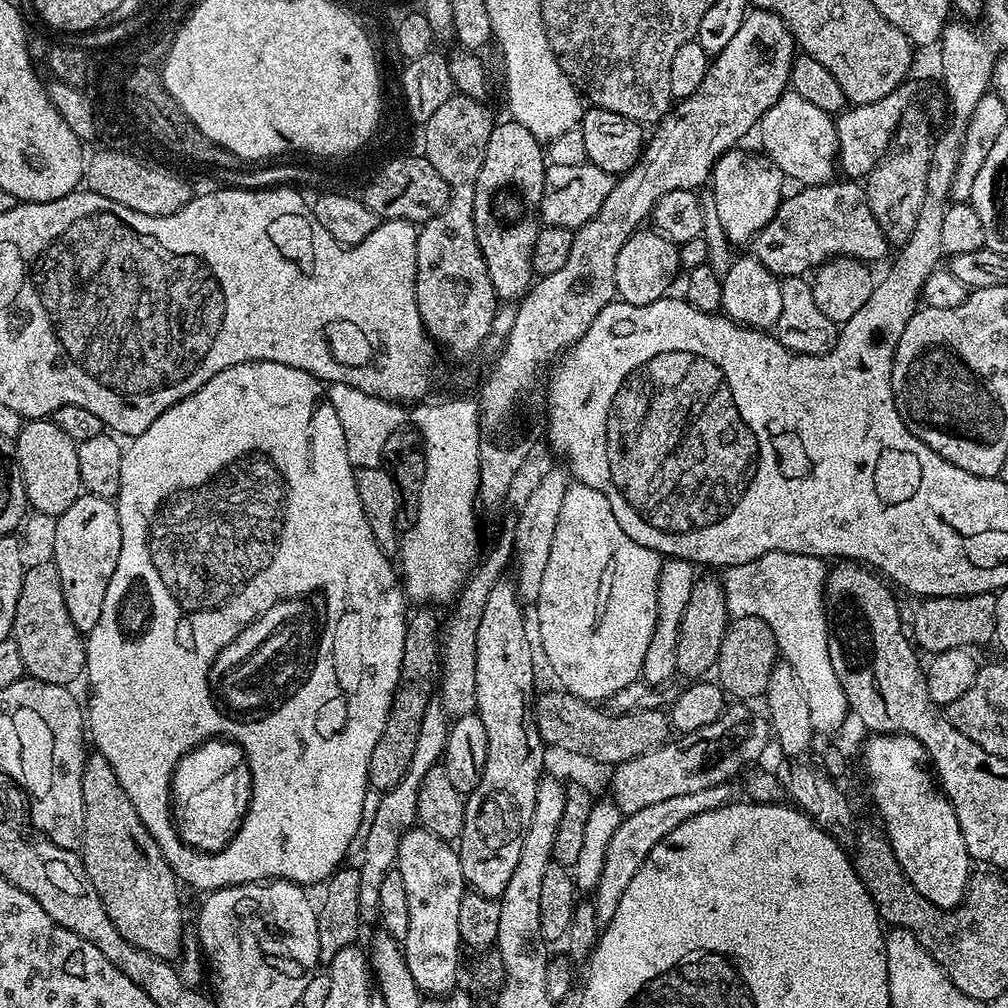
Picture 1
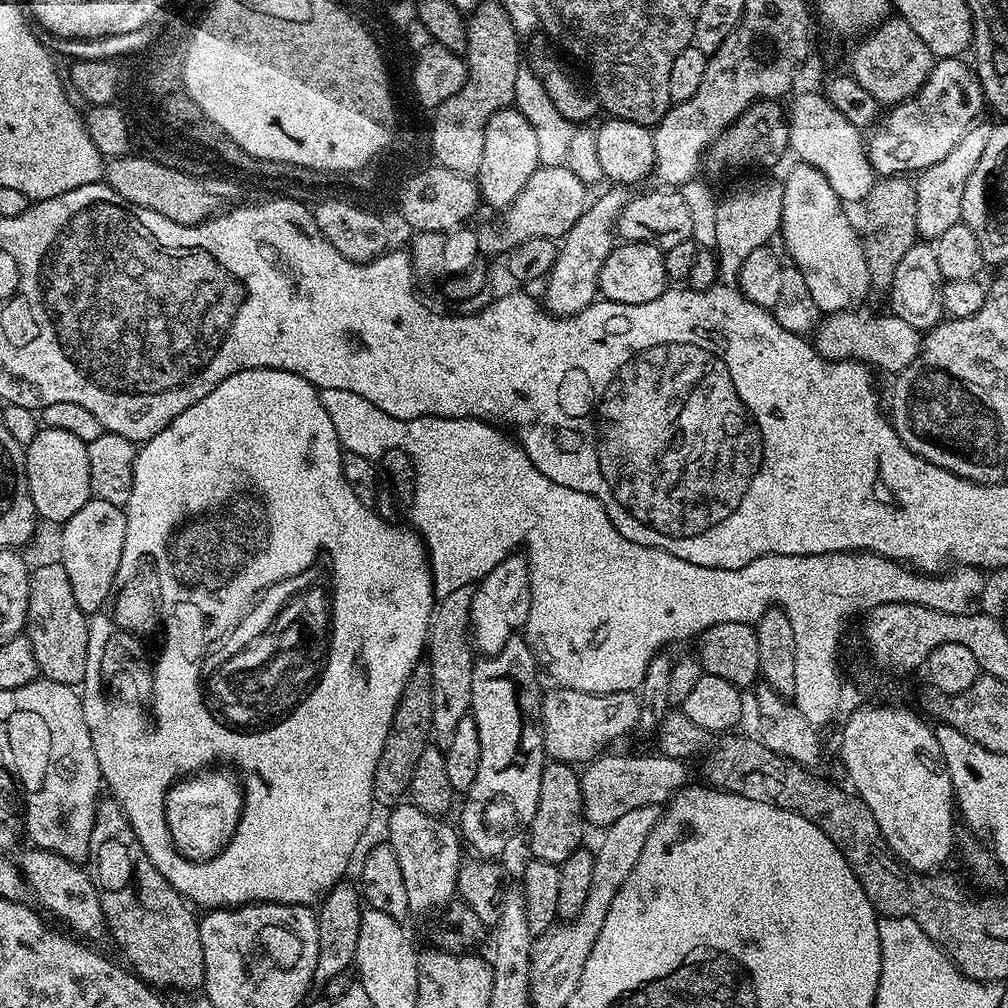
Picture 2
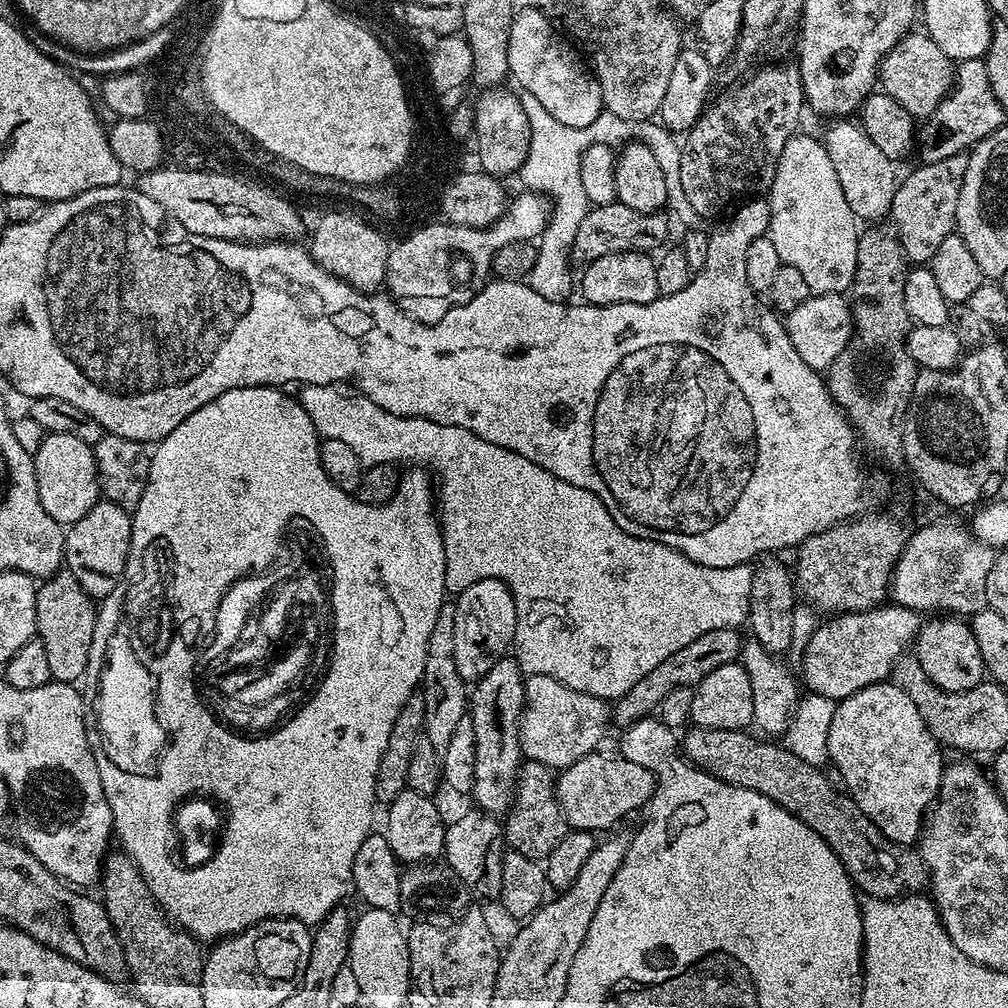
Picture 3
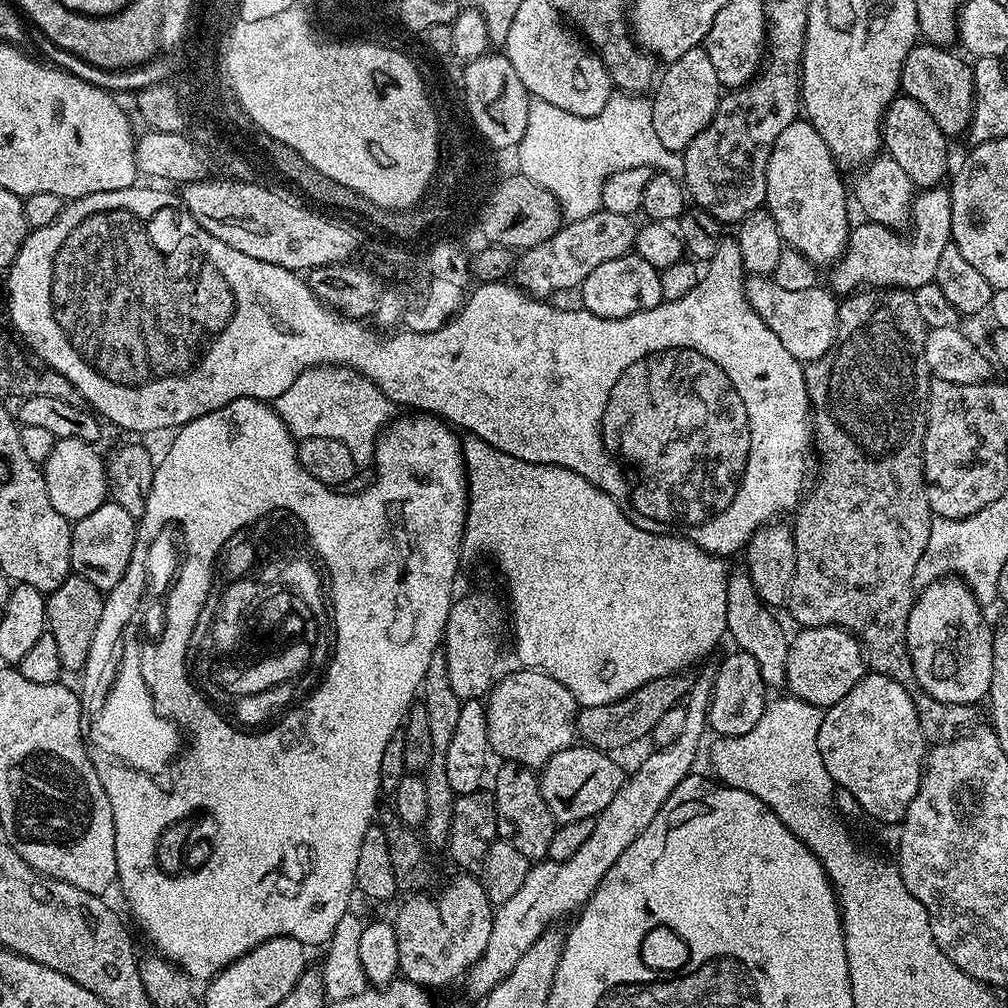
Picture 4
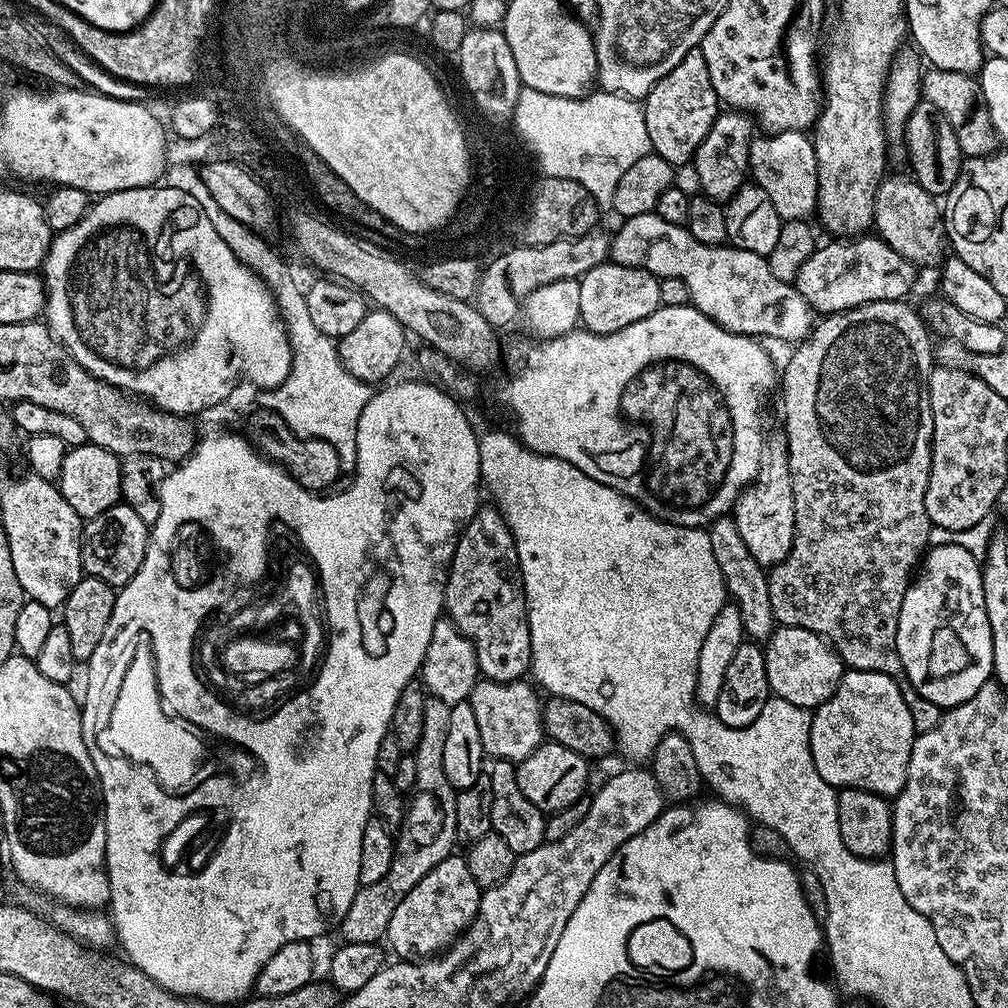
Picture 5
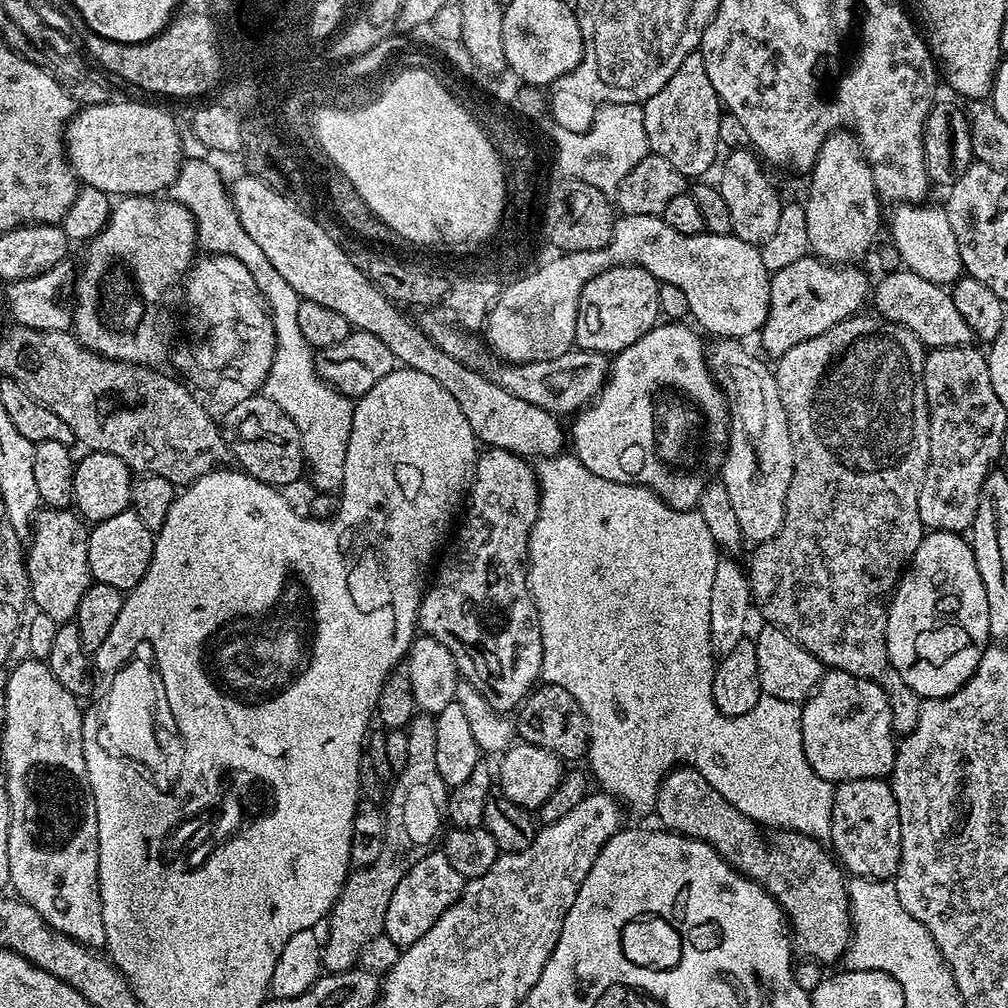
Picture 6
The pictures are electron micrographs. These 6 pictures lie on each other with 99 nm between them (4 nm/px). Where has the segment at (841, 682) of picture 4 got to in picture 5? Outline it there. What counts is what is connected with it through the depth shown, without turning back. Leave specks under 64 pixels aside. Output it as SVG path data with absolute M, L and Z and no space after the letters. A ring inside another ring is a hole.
M777 627L763 649L769 693L807 710L814 710L826 702L826 698L838 690L838 682L846 671L846 665L836 649L827 640L805 628Z

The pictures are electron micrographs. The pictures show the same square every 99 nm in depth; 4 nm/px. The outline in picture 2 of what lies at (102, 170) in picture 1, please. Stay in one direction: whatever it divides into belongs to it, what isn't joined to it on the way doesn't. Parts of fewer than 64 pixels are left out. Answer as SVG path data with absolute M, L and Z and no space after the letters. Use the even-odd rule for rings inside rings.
M108 160L103 179L115 192L122 194L126 202L154 210L154 214L162 214L162 218L170 218L170 222L179 224L201 224L203 220L211 220L225 211L236 196L231 179L191 176L182 170L172 170L169 166L157 167L145 160Z

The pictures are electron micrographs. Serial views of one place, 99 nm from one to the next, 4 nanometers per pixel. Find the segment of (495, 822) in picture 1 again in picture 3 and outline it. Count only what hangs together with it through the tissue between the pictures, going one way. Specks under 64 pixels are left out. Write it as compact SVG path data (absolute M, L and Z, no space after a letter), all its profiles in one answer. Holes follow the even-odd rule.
M505 658L475 683L470 694L469 715L472 717L476 742L474 786L470 796L476 799L477 809L493 814L507 813L516 795L516 782L522 763L520 723L524 709L524 683L523 673L516 662Z

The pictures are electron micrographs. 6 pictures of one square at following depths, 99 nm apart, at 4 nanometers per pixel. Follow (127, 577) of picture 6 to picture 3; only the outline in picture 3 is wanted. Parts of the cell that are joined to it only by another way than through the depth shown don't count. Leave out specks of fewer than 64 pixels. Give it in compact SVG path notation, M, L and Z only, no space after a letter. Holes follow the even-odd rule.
M101 502L95 504L86 514L86 518L78 518L66 532L64 537L64 564L67 571L78 578L82 590L93 598L111 597L120 583L120 575L128 561L128 551L132 541L132 518L129 509Z

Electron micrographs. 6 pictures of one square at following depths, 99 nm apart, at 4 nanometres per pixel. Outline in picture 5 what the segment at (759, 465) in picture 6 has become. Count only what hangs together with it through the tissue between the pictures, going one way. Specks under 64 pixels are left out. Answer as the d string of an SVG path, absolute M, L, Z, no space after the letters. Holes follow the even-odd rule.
M783 447L773 450L772 461L769 464L767 461L758 479L740 493L736 499L734 519L738 534L742 534L742 542L746 542L746 550L754 554L754 562L771 570L788 557L794 542L794 490Z

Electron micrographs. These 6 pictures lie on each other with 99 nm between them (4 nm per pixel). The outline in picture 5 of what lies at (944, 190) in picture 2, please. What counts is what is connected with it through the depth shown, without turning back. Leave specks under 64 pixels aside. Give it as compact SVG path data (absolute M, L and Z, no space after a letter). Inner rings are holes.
M861 234L855 238L832 238L829 244L821 243L810 258L802 264L802 270L796 275L794 286L806 298L813 313L831 314L845 312L870 302L883 300L904 300L907 292L916 284L917 265L911 264L898 250L894 250L876 234Z

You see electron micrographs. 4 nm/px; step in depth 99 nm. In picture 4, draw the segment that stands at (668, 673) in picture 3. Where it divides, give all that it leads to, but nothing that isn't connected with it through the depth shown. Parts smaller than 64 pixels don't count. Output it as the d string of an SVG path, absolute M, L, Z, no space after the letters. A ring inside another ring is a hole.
M687 671L675 672L673 676L663 676L642 686L637 692L623 696L612 704L602 706L581 707L576 714L576 731L579 739L587 747L596 748L600 752L616 754L619 748L628 748L640 739L651 737L658 718L666 714L666 710L677 707L687 697L692 688L693 677Z

